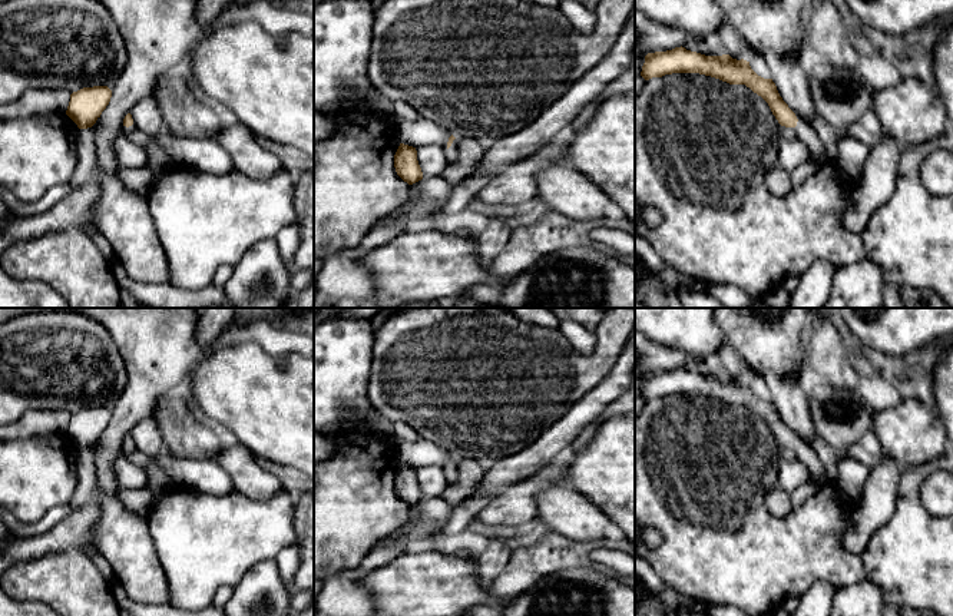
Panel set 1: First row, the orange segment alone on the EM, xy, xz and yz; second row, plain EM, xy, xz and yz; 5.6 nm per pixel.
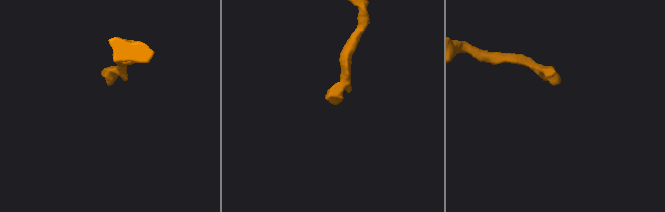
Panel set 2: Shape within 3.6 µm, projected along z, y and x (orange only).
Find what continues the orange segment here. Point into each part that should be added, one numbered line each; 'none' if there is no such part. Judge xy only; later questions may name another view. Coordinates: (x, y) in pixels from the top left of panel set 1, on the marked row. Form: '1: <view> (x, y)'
none

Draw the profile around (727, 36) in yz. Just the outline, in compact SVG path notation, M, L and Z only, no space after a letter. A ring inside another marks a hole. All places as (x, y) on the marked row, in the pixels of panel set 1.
M722 23L714 39L722 46L727 54L751 62L761 56L750 43L738 39L737 30L728 23Z

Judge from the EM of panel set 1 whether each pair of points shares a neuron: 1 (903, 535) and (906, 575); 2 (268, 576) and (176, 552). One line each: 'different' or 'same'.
1: same
2: different

